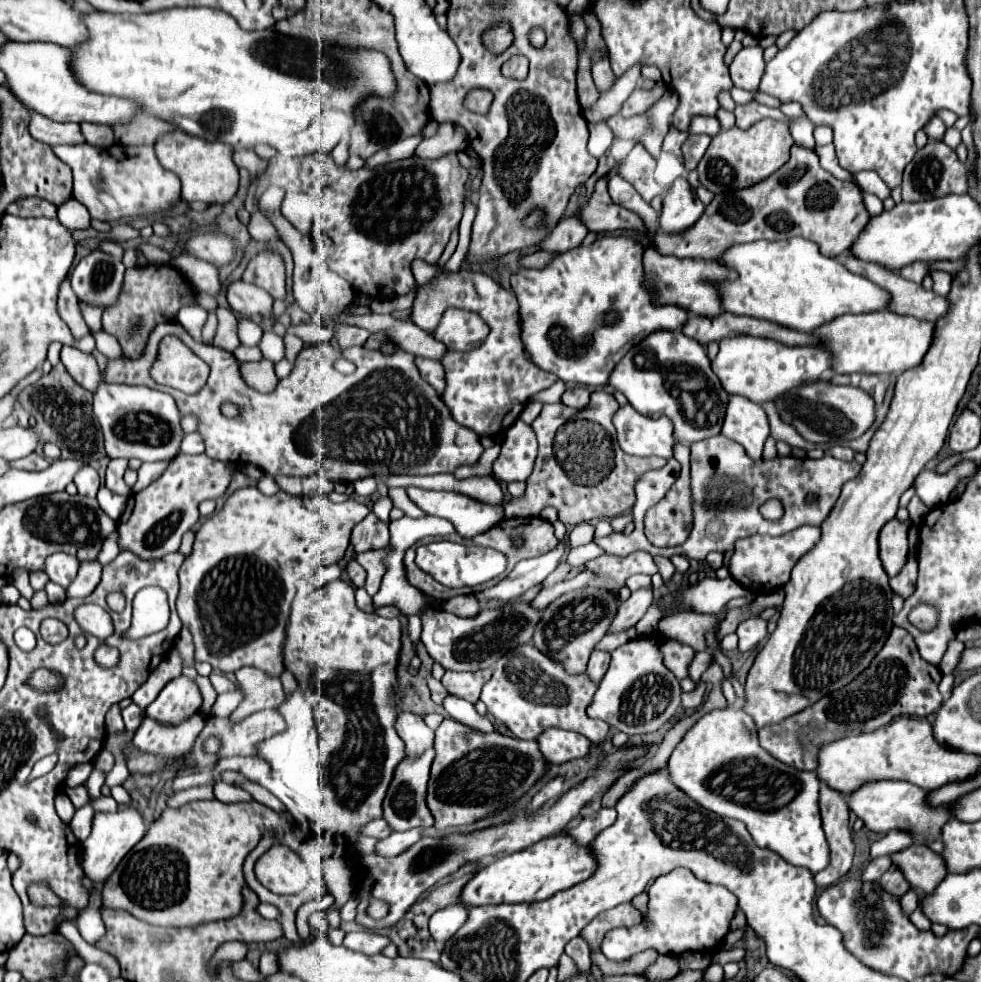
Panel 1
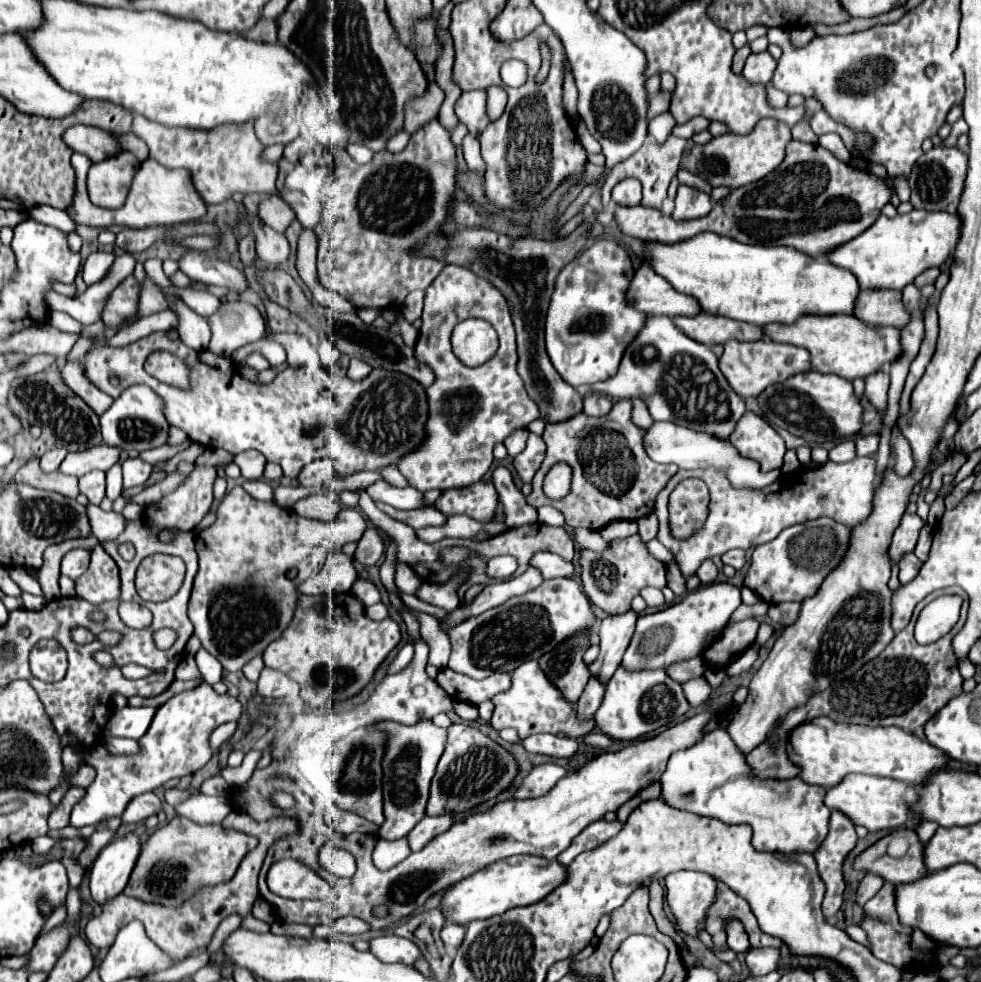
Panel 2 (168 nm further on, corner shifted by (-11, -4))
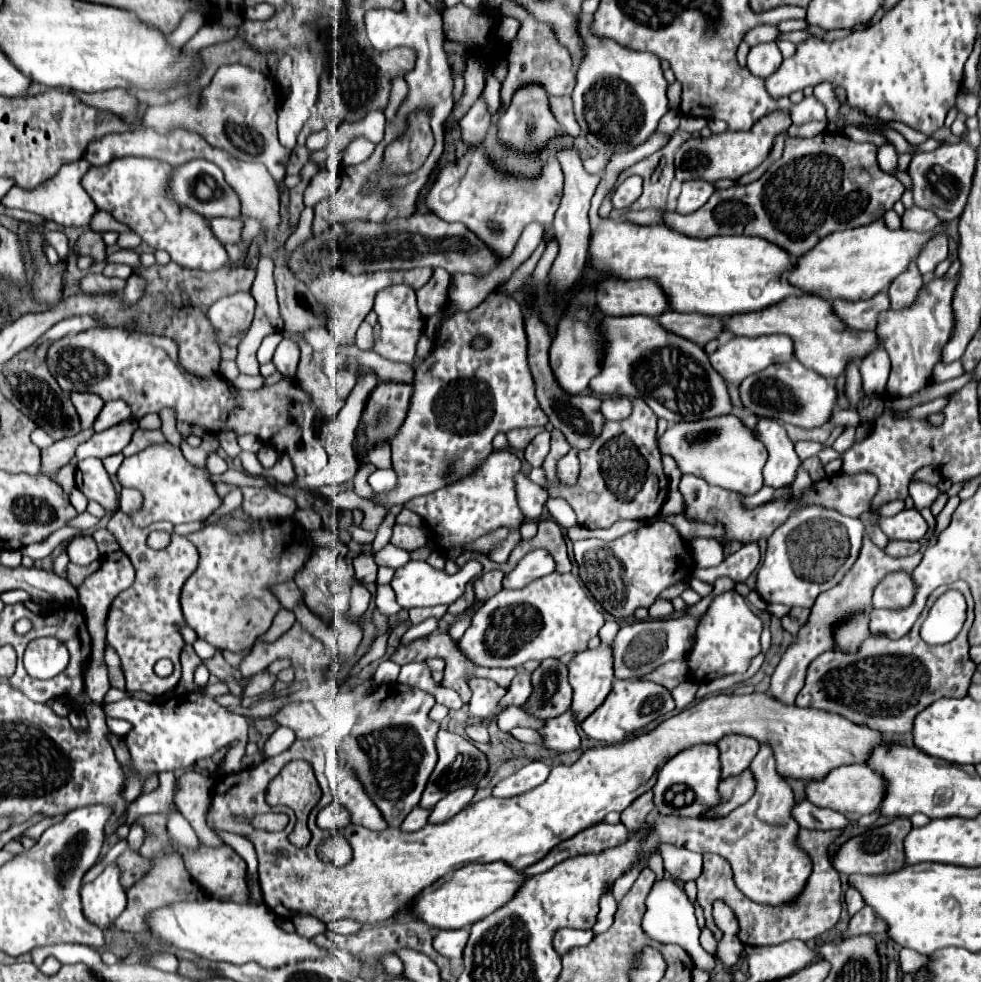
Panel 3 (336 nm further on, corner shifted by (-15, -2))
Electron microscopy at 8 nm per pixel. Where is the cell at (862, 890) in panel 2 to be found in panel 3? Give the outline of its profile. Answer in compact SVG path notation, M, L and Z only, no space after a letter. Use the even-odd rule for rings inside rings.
M849 887L845 893L845 903L847 903L847 911L849 915L855 915L859 909L865 907L865 901L861 897L861 893L855 887Z

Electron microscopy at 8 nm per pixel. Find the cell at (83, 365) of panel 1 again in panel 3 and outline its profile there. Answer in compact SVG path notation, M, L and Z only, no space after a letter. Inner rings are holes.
M75 391L75 393L71 393L71 401L73 401L73 405L83 421L83 429L93 427L97 415L101 413L101 409L105 405L105 401L95 393L77 393Z

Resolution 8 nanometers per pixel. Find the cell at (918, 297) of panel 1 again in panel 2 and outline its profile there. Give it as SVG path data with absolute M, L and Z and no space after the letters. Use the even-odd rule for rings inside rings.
M861 291L853 315L873 327L903 327L909 321L901 303L901 291Z

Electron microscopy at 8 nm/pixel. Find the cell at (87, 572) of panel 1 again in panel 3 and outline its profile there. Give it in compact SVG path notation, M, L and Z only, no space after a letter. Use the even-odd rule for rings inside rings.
M121 551L101 557L101 565L79 585L79 605L95 633L95 645L103 641L103 617L107 617L111 601L133 583L133 565Z

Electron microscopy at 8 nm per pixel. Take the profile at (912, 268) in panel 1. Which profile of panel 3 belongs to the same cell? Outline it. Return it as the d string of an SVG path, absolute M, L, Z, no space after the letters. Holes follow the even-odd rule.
M939 237L939 241L935 241L935 245L927 245L927 249L923 249L923 253L919 255L919 271L921 275L925 273L933 273L935 267L947 259L947 237Z

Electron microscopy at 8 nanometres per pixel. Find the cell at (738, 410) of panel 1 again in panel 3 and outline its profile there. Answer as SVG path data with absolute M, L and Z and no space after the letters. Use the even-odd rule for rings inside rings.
M759 419L755 435L759 441L763 441L763 445L769 451L769 459L763 467L765 485L771 485L775 489L789 487L795 479L795 471L801 465L801 459L797 457L785 429L777 421Z

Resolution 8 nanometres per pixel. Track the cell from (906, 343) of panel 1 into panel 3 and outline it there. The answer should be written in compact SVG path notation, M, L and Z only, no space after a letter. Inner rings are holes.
M791 297L791 301L779 303L771 309L763 309L763 313L743 313L743 317L731 317L727 319L727 329L733 335L745 335L745 337L759 337L759 335L789 335L795 341L795 359L801 361L807 369L813 369L815 373L837 379L847 371L847 365L859 363L863 357L873 353L881 347L881 339L875 331L857 331L849 325L843 325L839 317L835 315L831 303L823 297Z

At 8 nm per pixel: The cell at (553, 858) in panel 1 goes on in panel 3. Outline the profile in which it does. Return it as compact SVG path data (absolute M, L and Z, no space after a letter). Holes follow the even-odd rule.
M505 861L467 865L455 873L449 873L443 877L443 881L427 887L425 893L417 897L415 915L419 921L425 921L435 929L469 929L475 921L481 921L483 917L507 905L527 879L529 877L523 871L517 871Z

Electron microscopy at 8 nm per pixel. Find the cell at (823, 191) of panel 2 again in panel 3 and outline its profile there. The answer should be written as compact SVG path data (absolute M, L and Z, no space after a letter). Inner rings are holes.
M821 133L811 139L789 137L781 159L773 161L761 179L749 185L735 185L715 191L703 209L679 215L663 213L663 225L687 237L713 235L755 235L763 237L789 255L803 257L823 237L869 225L891 209L903 195L903 183L885 173L875 159L877 147L871 143L855 143L845 135Z

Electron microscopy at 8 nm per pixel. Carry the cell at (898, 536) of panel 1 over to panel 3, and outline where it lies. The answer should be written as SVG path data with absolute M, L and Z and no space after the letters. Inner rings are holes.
M903 509L893 517L881 517L879 527L891 541L893 539L919 541L927 533L927 521L921 517L917 509Z

